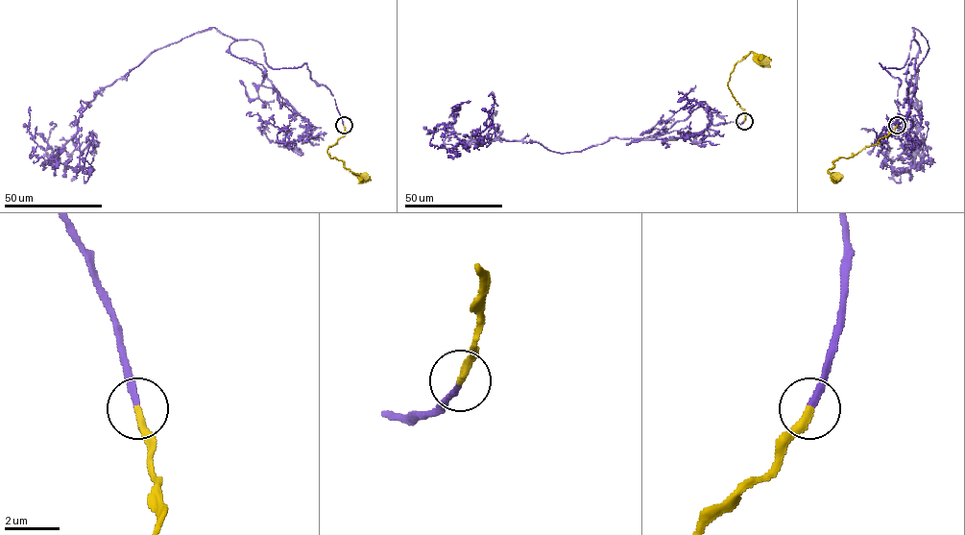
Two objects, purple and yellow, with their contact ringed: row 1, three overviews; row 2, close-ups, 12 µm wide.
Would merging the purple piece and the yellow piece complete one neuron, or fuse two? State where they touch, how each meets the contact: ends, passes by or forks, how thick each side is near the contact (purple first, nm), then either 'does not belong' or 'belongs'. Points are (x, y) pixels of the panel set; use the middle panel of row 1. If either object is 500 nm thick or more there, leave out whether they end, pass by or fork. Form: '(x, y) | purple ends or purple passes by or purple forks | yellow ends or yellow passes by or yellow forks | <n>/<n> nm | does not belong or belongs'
(744, 121) | purple ends | yellow ends | 240/280 nm | belongs

